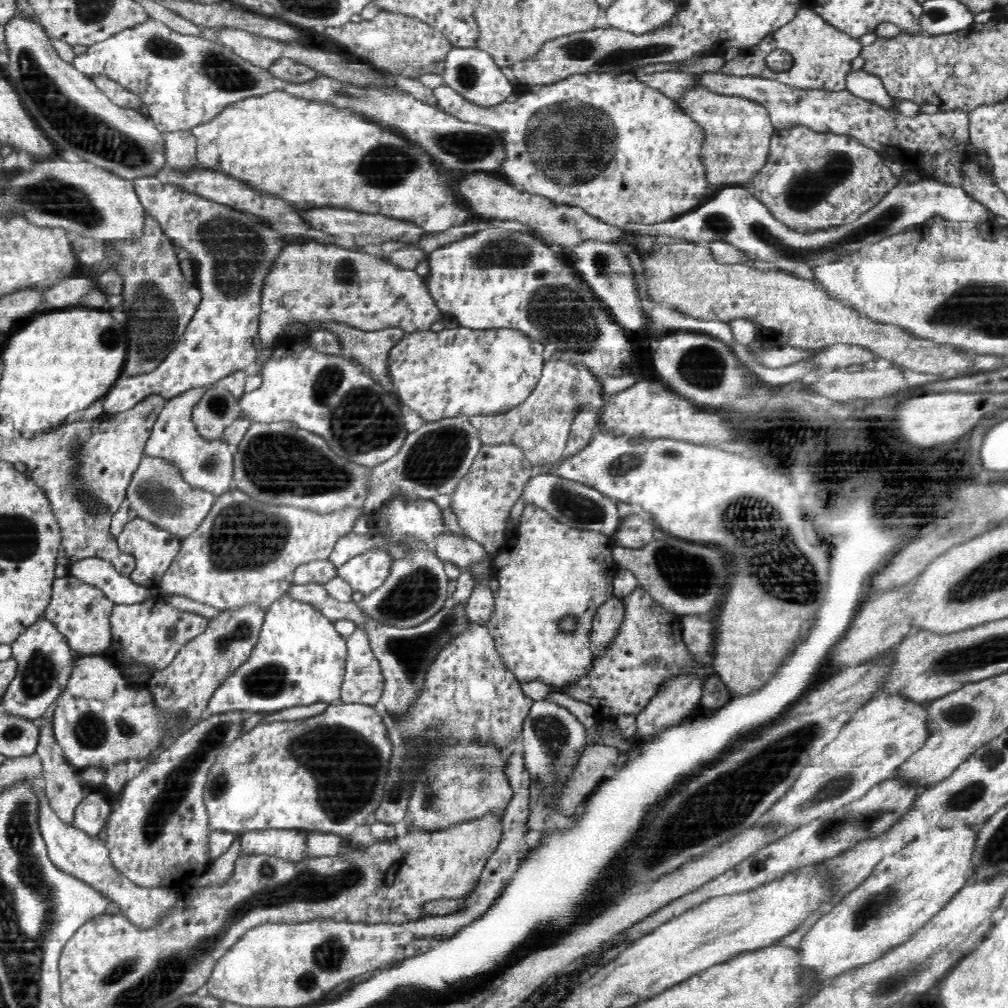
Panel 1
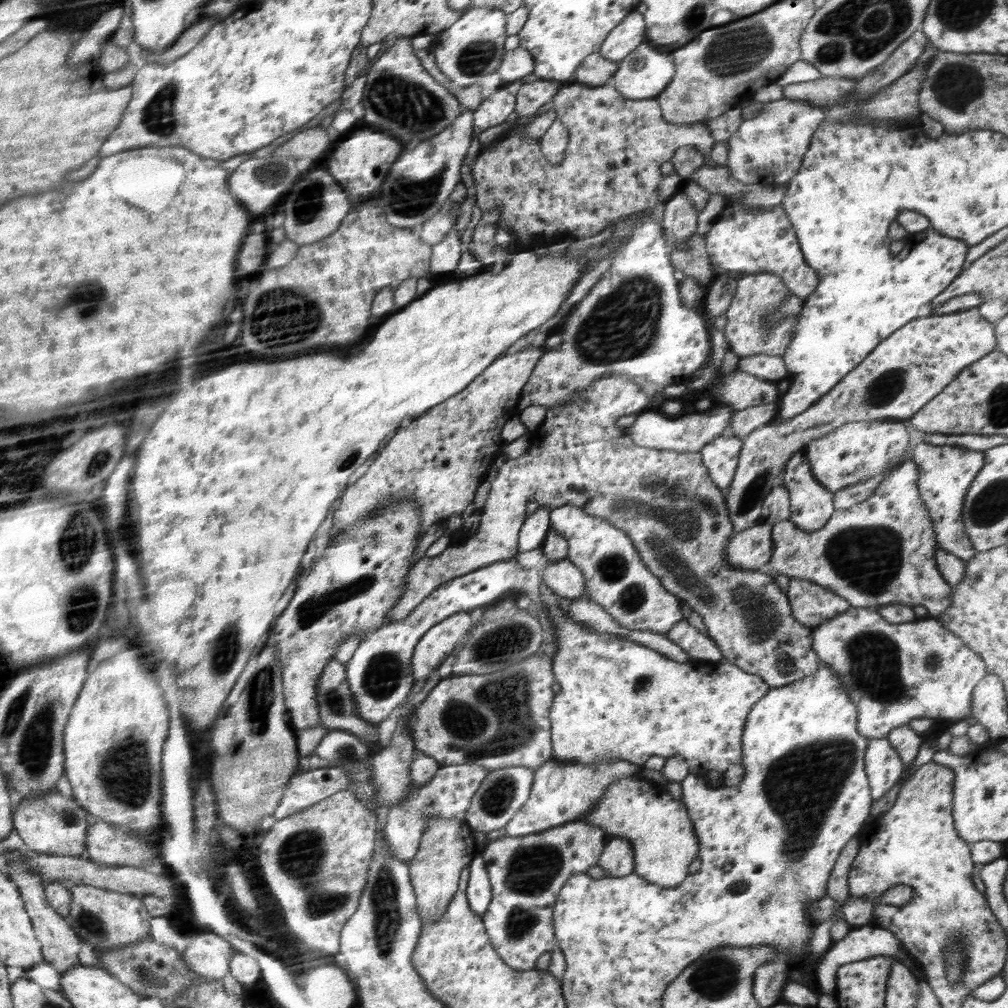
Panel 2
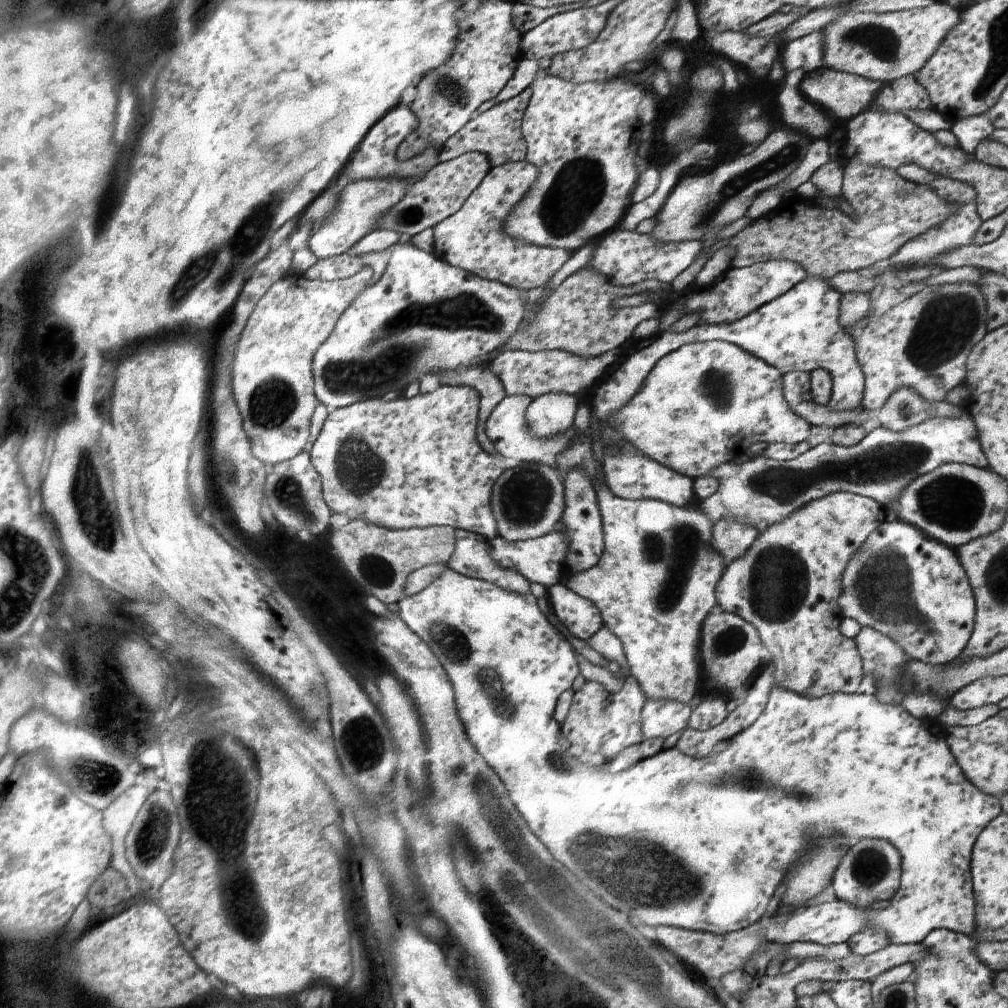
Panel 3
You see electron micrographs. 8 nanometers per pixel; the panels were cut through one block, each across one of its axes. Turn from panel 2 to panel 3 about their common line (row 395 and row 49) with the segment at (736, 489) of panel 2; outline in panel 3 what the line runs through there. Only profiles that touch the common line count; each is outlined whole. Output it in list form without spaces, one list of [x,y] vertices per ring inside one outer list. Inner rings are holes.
[[[937,1],[932,6],[916,10],[888,13],[858,12],[846,9],[834,22],[820,28],[825,33],[825,66],[858,76],[878,80],[883,85],[906,76],[915,76],[929,62],[934,52],[945,42],[946,36],[961,22],[961,13],[954,3]]]

